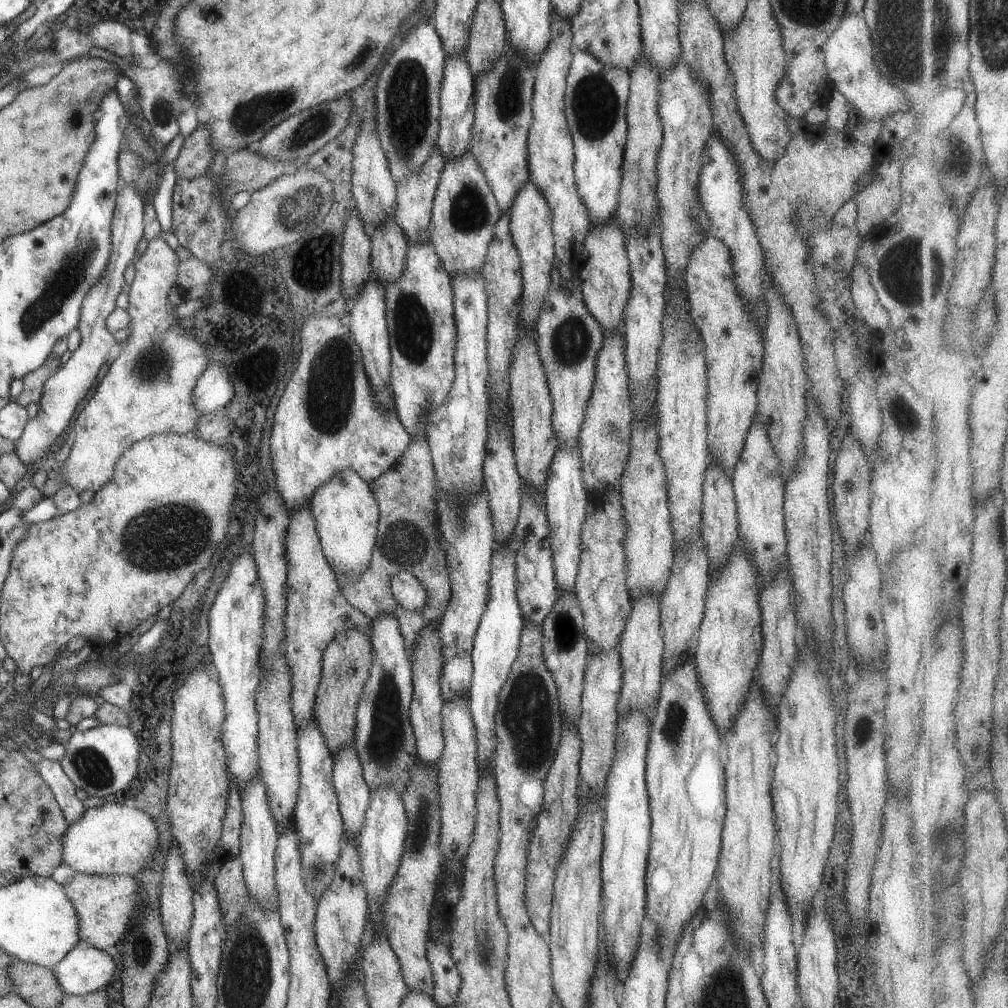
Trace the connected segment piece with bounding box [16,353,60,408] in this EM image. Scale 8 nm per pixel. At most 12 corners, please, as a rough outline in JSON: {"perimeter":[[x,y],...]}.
{"perimeter":[[50,353],[41,366],[22,377],[16,397],[25,408],[39,402],[43,384],[60,368]]}

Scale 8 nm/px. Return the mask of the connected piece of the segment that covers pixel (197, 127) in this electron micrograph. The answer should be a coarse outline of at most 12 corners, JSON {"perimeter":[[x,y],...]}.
{"perimeter":[[205,124],[185,131],[175,181],[203,176],[213,159]]}

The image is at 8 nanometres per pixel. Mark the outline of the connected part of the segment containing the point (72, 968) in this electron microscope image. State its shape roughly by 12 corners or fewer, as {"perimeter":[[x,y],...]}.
{"perimeter":[[81,942],[50,969],[64,995],[117,976],[105,951]]}

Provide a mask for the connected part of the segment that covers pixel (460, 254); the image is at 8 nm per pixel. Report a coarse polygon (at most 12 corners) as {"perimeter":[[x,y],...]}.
{"perimeter":[[477,158],[445,160],[428,234],[450,276],[480,274],[499,217]]}

